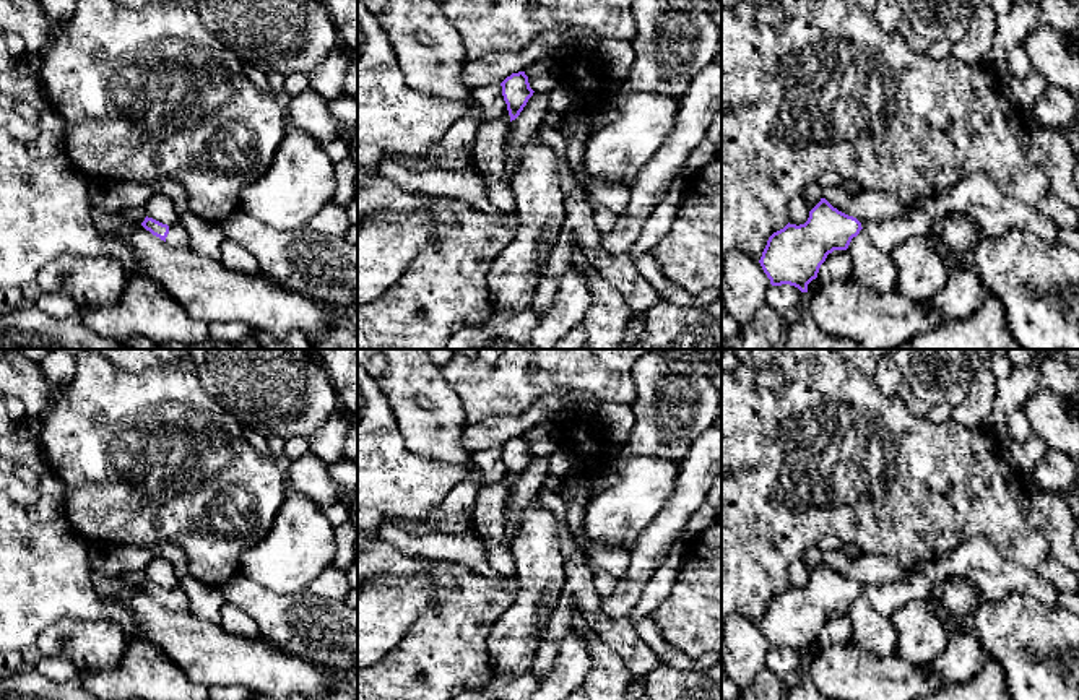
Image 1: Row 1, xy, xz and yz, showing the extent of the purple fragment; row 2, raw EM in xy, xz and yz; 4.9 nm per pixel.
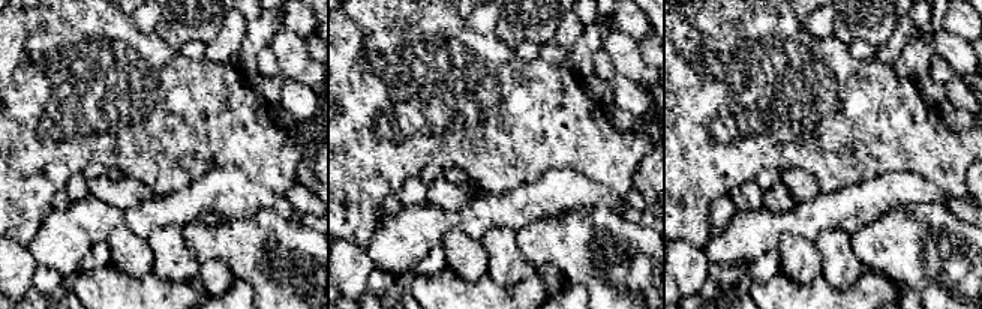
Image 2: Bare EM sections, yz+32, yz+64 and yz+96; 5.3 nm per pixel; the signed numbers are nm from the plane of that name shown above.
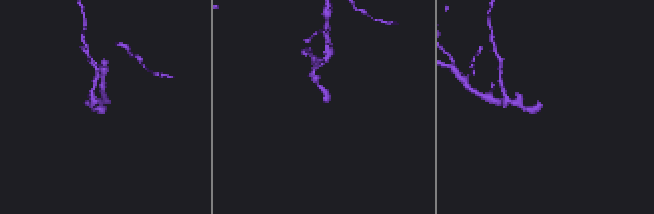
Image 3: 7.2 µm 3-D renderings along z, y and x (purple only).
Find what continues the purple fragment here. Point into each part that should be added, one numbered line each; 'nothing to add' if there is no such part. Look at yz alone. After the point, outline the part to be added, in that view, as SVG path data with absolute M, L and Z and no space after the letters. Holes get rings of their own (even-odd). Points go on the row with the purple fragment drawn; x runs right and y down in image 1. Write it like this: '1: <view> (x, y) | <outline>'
1: yz (977, 197) | M985 172L964 177L905 216L868 221L861 227L879 250L890 253L897 244L912 237L936 235L934 226L944 226L956 214L967 216L988 235L1025 229L1050 244L1058 244L1060 229L1051 219L1037 206L1006 197Z

